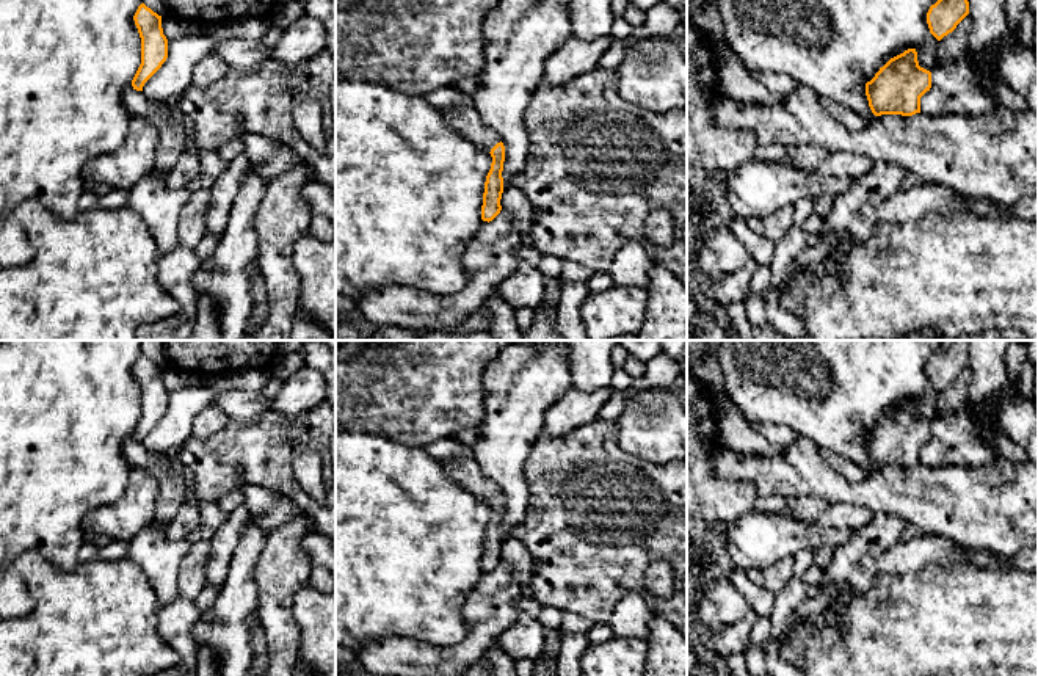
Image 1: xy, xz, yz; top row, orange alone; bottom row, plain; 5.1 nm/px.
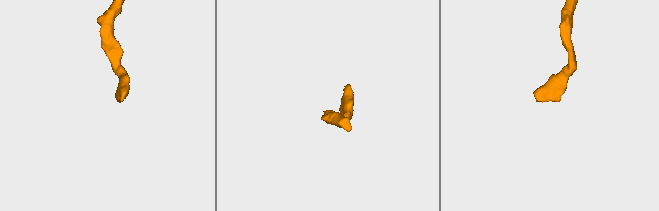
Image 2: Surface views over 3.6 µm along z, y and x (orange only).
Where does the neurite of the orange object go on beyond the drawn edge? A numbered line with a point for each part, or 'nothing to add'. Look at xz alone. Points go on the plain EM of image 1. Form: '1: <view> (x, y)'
1: xz (466, 472)

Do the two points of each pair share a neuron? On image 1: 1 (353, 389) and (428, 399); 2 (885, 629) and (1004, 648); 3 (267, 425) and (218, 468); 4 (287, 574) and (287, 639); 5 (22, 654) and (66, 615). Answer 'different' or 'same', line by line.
1: same
2: same
3: same
4: same
5: same

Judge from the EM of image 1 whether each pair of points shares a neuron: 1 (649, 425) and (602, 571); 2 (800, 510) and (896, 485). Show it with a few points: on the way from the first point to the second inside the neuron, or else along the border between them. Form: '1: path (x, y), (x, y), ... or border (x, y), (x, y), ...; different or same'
1: border (615, 428), (627, 452), (670, 463); different
2: border (791, 496), (820, 496), (830, 504); different

